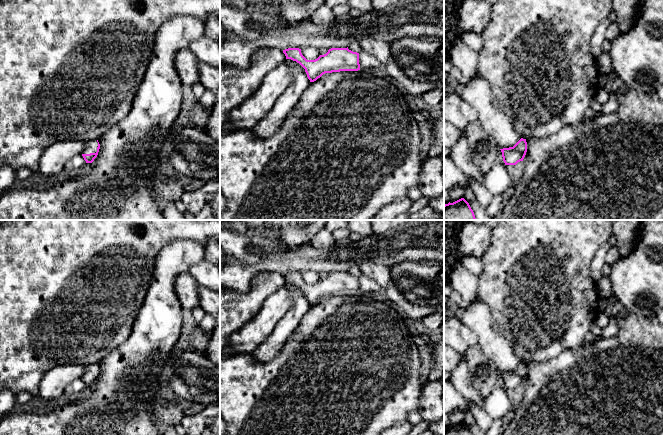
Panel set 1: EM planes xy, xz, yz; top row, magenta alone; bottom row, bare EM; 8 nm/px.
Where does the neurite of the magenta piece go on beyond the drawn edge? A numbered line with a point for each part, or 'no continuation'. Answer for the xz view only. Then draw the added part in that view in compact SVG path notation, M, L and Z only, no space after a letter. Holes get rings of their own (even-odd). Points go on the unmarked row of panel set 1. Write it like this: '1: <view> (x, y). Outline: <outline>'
no continuation

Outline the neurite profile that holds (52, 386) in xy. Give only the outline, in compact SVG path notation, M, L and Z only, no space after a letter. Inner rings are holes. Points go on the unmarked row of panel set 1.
M65 364L47 371L40 383L38 397L45 402L58 399L65 387L76 379L82 379L86 367L82 364Z

